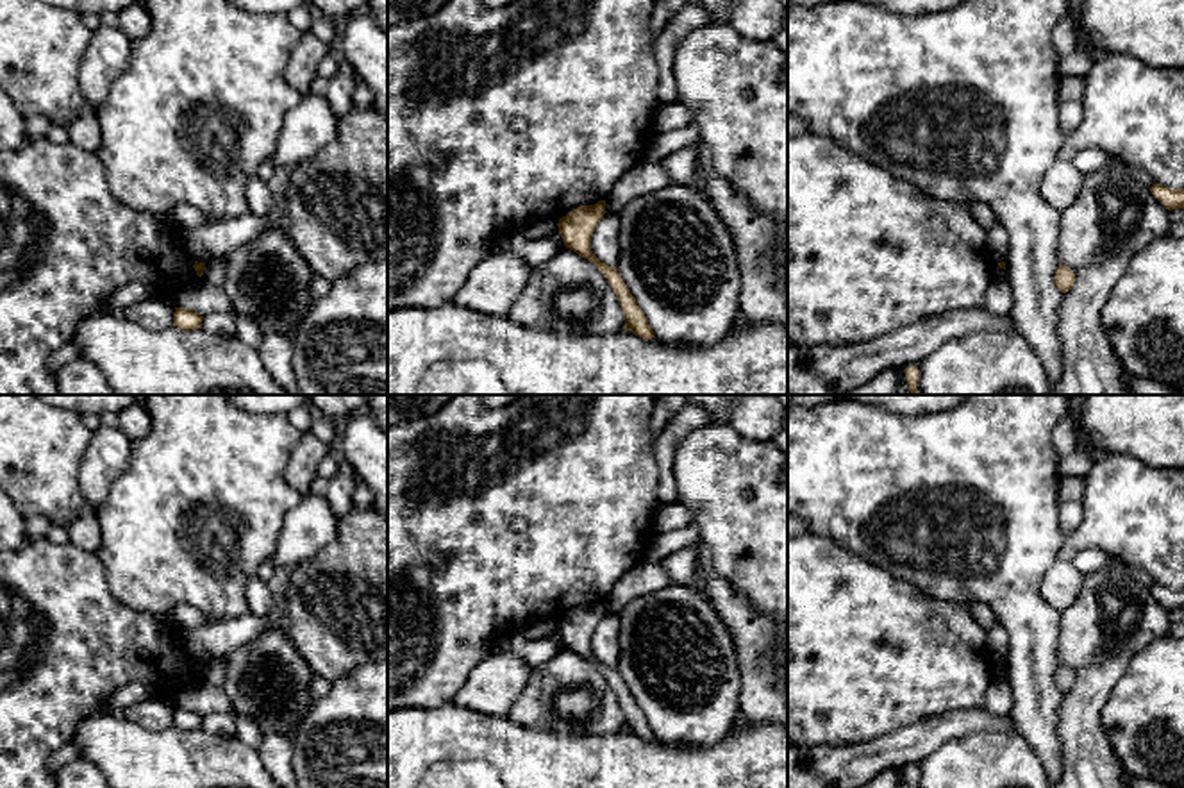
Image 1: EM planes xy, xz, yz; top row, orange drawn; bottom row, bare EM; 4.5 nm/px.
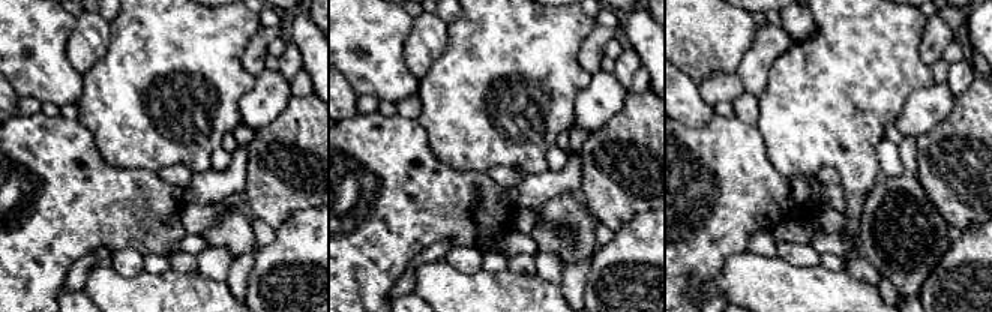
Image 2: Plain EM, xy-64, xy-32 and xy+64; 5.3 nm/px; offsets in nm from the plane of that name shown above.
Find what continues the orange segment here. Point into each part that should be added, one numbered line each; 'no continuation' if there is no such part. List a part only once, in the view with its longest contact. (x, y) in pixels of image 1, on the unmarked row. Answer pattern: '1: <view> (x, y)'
no continuation

